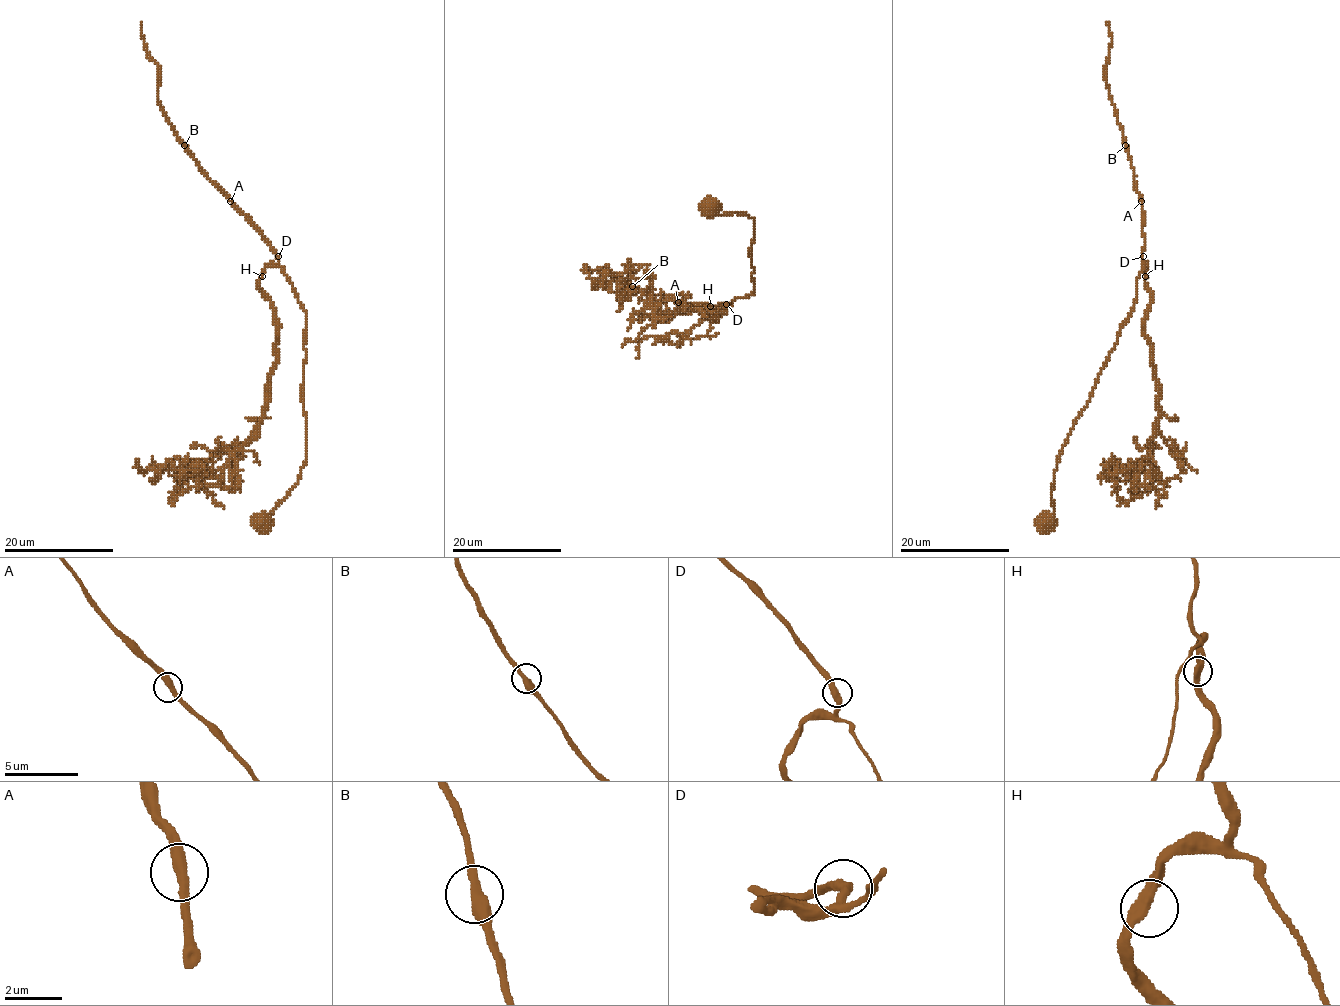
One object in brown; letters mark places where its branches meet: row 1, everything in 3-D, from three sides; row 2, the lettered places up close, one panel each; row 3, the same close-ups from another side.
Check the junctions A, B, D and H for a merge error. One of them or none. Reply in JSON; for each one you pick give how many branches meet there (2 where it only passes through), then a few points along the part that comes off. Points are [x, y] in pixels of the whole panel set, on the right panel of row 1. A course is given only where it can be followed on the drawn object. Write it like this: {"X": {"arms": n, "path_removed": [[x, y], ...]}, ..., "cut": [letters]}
{"cut": []}

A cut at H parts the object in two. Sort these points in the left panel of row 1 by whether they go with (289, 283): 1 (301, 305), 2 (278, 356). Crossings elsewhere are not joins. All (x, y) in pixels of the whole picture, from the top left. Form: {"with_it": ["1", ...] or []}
{"with_it": ["1"]}

